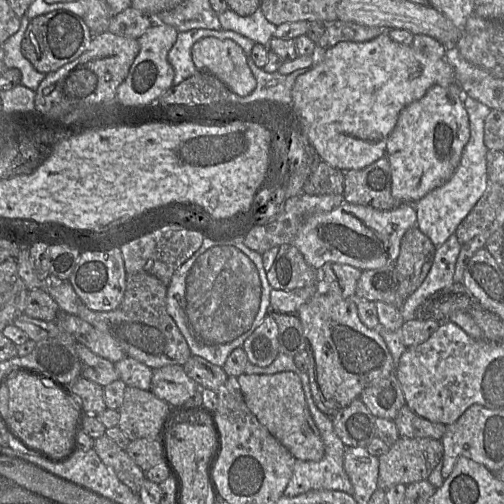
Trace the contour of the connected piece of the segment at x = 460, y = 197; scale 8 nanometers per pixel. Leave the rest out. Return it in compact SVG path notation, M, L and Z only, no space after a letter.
M464 96L463 105L469 118L470 139L463 150L459 166L446 183L427 193L415 204L416 226L436 248L444 244L452 234L455 234L459 224L482 197L488 183L488 149L484 143L484 123L491 109L468 96Z

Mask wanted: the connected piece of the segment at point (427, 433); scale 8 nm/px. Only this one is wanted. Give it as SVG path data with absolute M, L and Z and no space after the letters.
M404 405L393 420L400 437L407 438L434 438L441 440L446 425L431 422L416 413L407 405Z

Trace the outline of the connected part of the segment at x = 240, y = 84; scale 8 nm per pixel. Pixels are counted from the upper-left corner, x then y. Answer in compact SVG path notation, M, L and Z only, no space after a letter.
M231 39L198 40L192 47L192 59L199 71L213 74L239 96L247 96L256 88L245 52Z

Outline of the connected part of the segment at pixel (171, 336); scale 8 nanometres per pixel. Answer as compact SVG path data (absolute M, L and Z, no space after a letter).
M129 273L123 300L115 310L93 311L80 303L77 316L110 335L127 357L134 358L151 369L184 365L192 354L175 321L167 312L166 300L167 285L160 279L148 273Z

